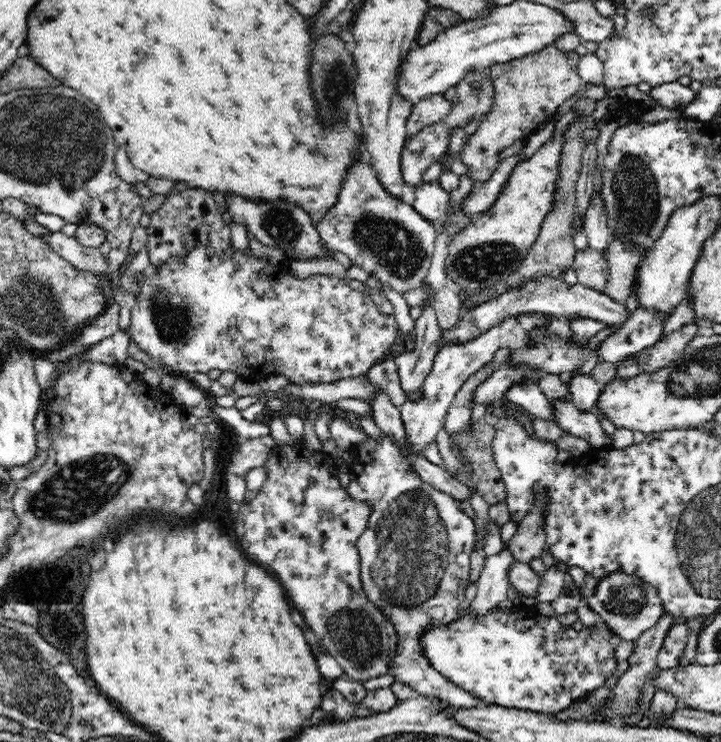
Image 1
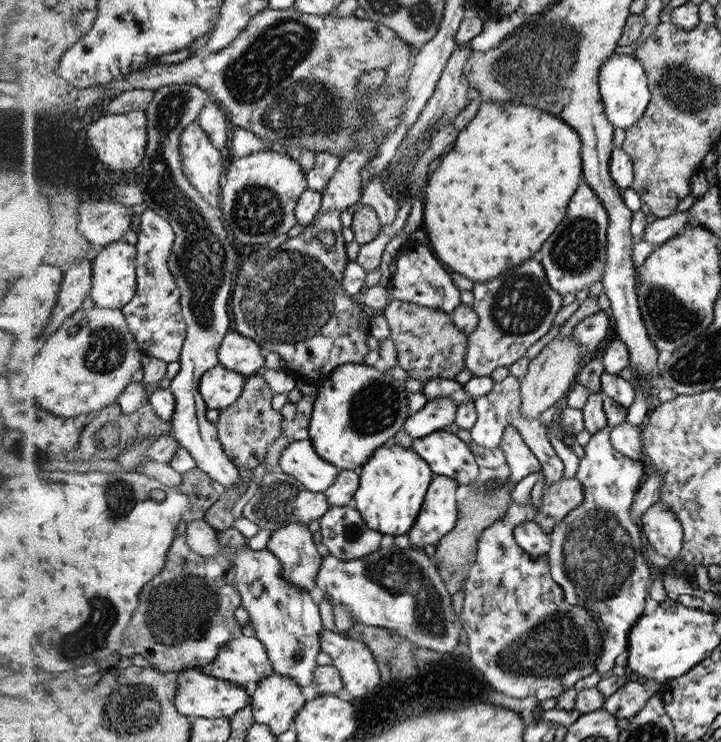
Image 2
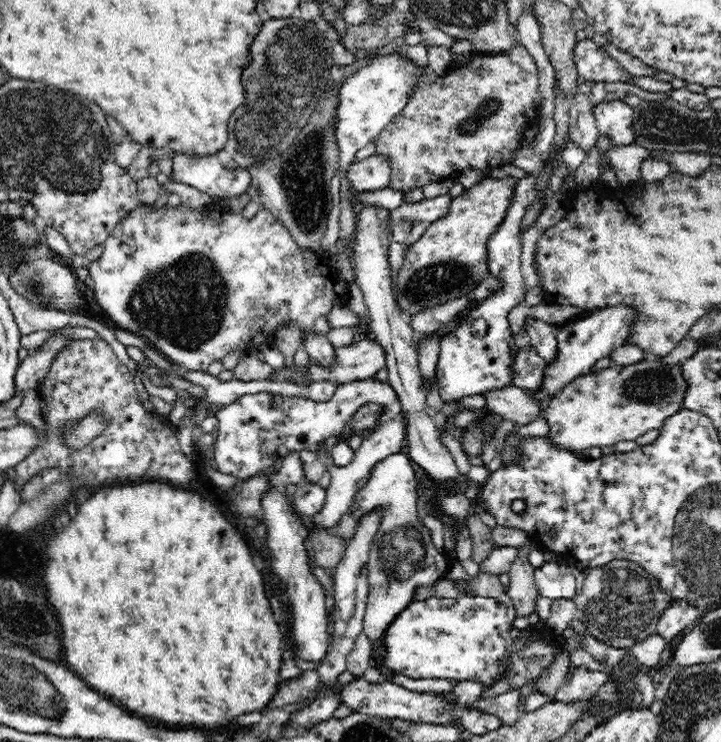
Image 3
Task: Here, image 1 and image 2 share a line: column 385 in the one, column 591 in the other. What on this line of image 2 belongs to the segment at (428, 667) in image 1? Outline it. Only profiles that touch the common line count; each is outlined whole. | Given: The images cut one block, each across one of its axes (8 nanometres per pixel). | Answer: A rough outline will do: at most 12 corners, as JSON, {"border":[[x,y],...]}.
{"border":[[611,427],[575,479],[584,503],[549,533],[551,578],[602,631],[596,672],[630,648],[648,584],[629,514],[640,461]]}

